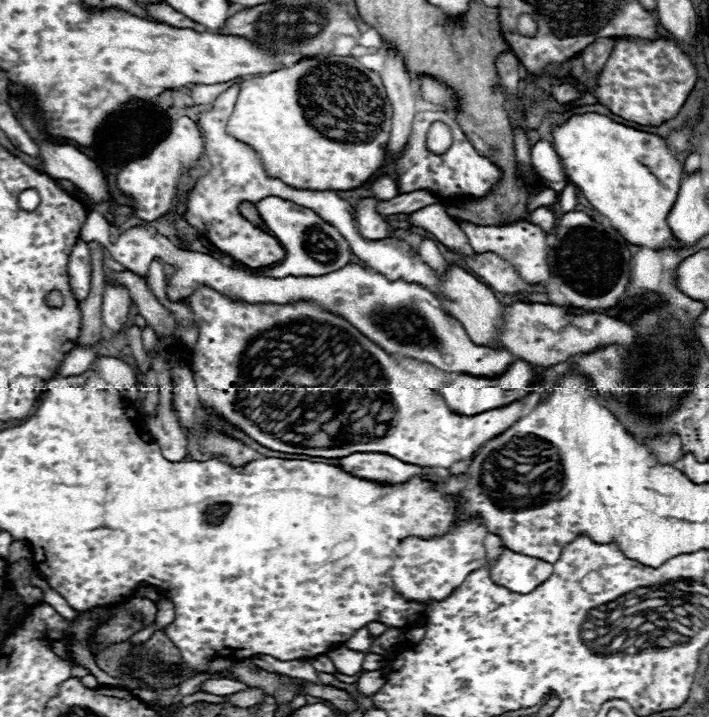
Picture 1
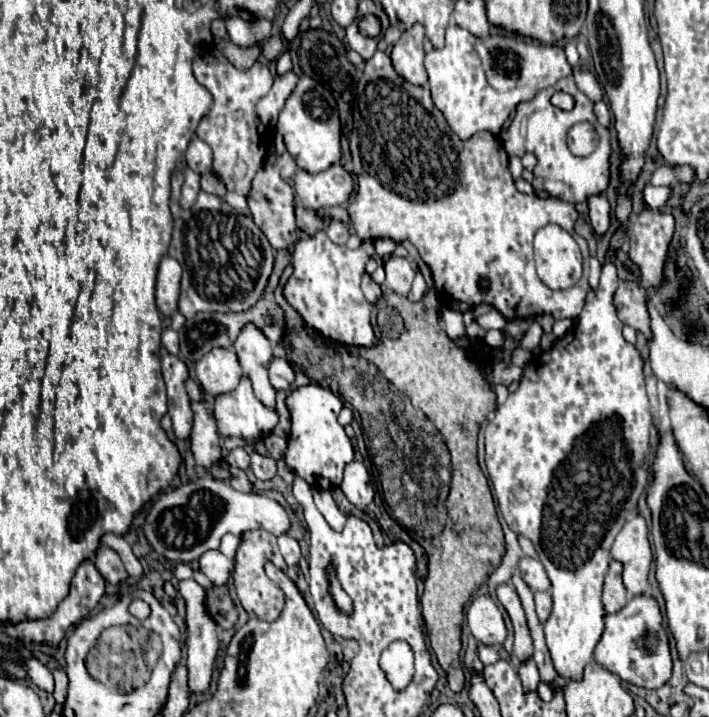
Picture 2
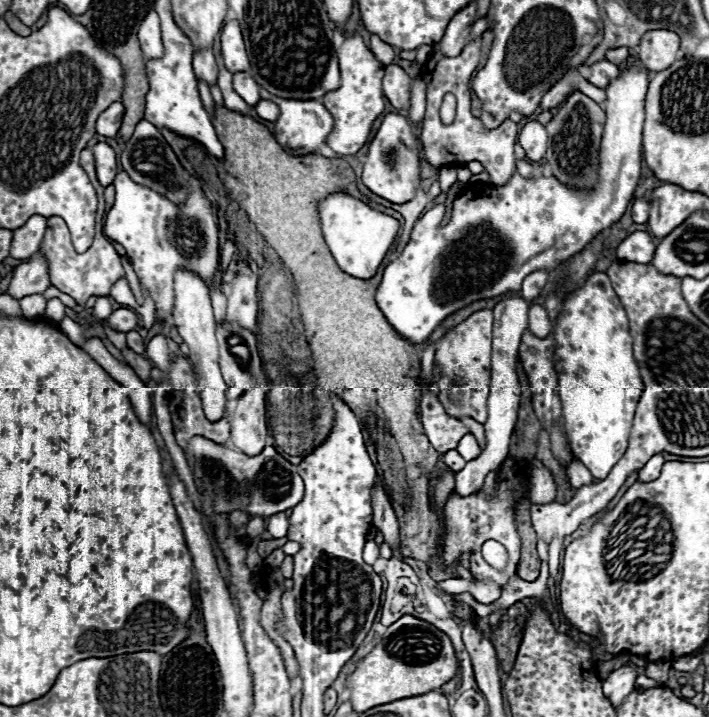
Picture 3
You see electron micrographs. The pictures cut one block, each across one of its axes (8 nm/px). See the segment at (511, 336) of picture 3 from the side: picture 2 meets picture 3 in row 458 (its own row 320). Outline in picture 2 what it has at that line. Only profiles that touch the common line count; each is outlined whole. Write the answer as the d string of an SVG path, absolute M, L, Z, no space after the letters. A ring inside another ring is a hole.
M492 308L490 312L486 312L486 314L482 314L482 316L476 316L474 320L476 320L482 328L486 328L486 330L490 330L490 328L504 330L504 326L506 326L504 316L500 316L500 312L496 312L494 308Z

